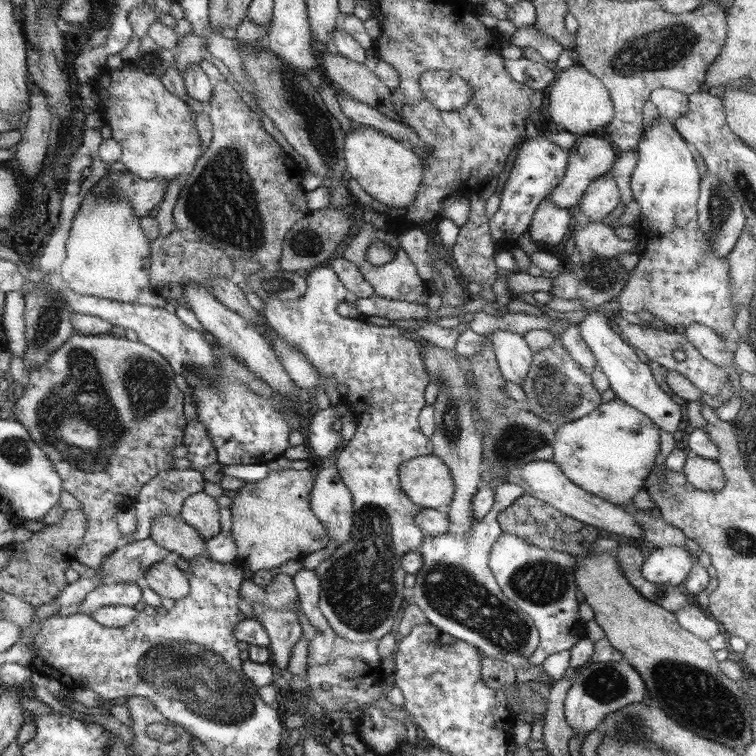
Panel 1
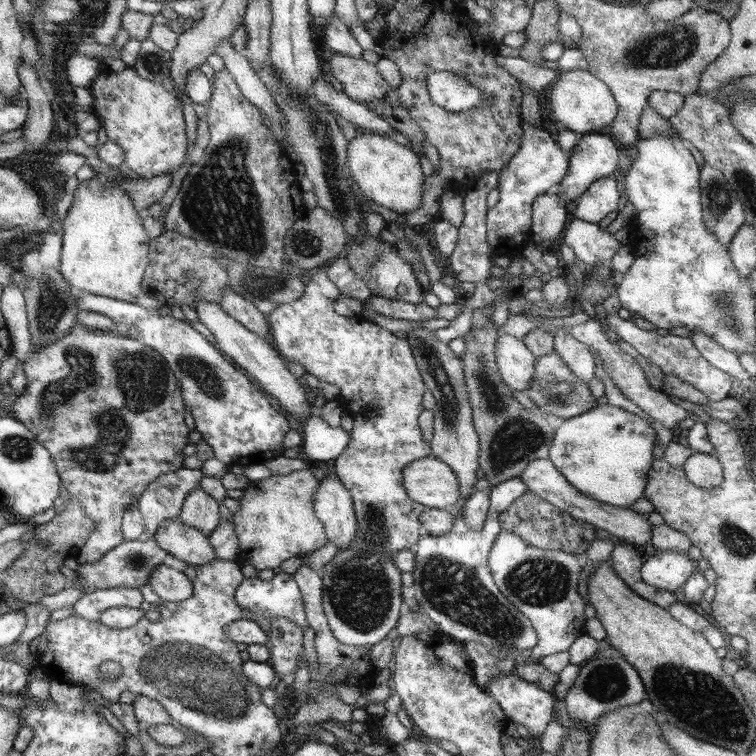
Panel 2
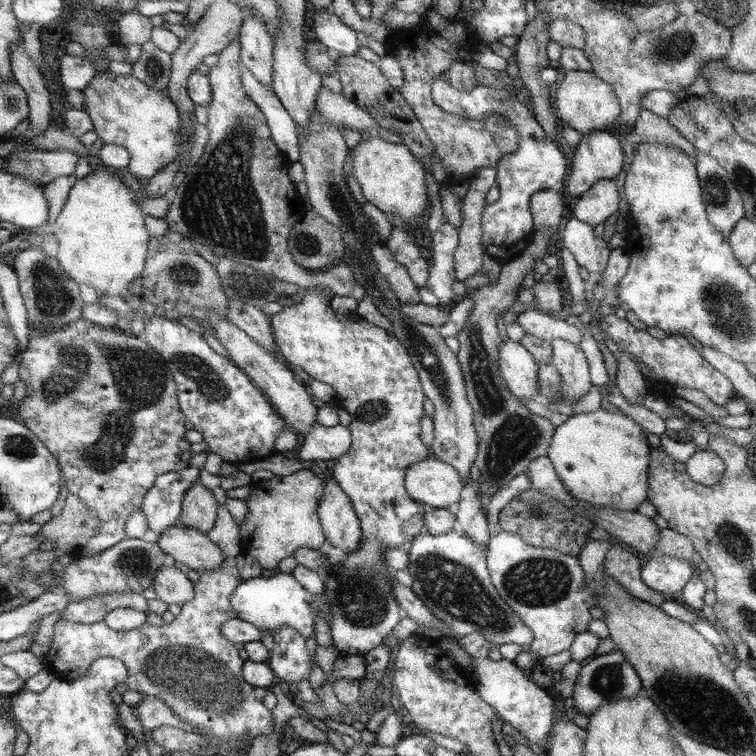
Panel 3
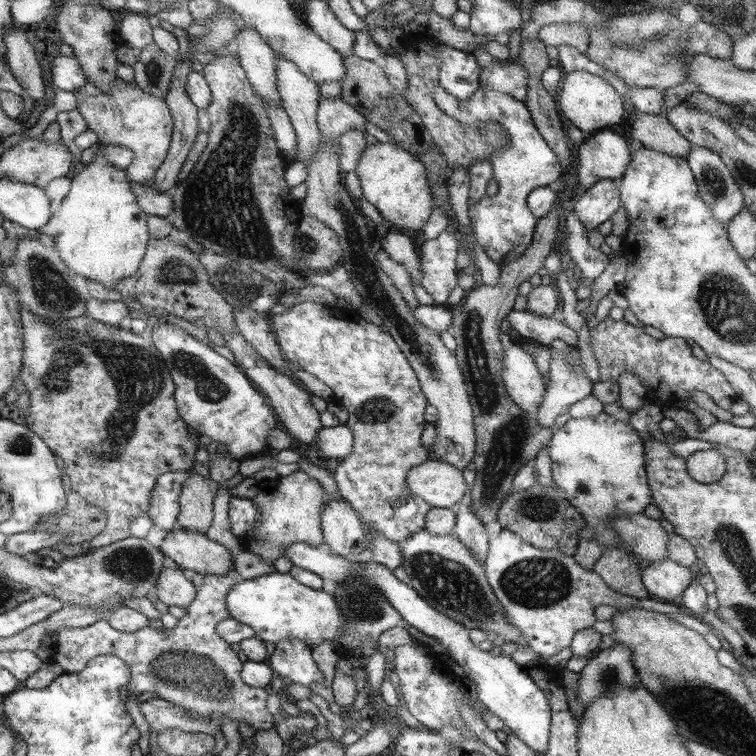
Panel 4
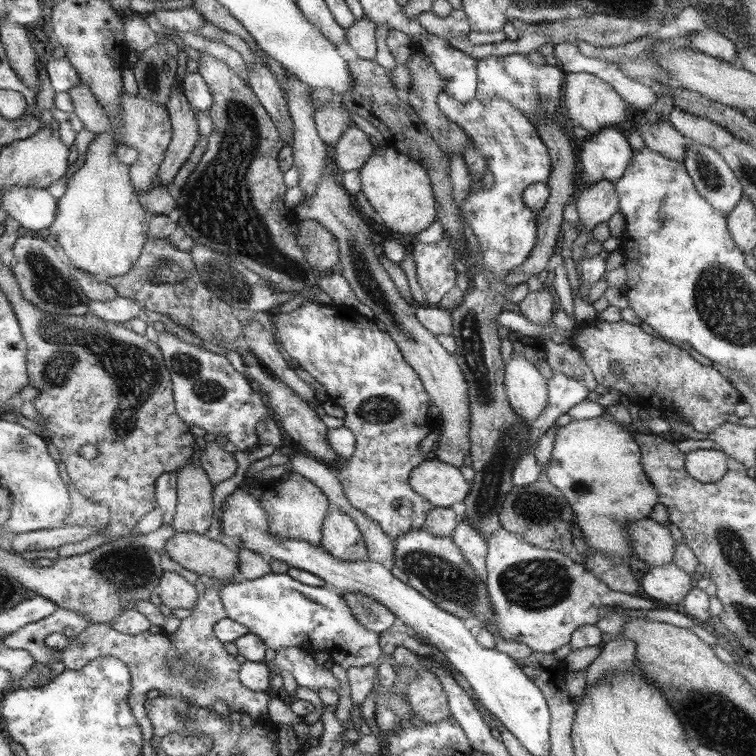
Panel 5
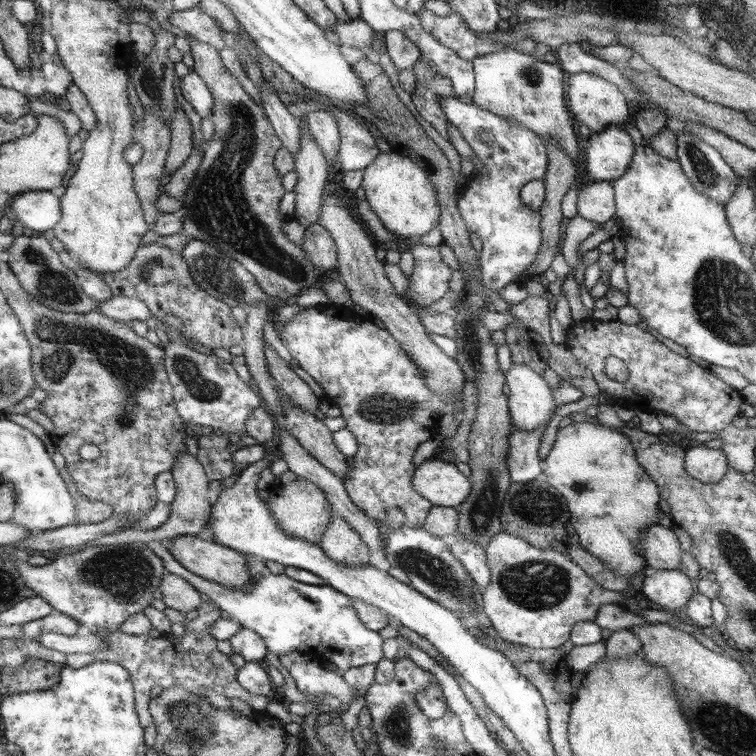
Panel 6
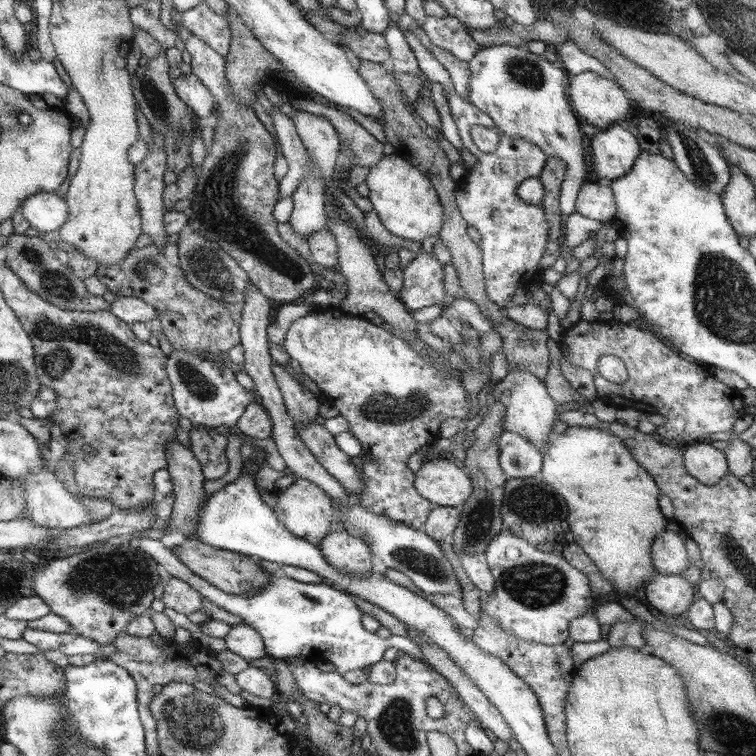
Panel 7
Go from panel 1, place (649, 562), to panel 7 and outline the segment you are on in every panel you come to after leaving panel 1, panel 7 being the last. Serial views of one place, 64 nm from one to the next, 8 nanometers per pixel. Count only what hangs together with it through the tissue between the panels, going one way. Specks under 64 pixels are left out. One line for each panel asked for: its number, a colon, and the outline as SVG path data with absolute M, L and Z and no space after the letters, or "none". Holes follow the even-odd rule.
2: M659 552L649 556L641 566L641 578L649 586L659 590L677 590L695 570L695 564L687 554Z
3: M653 556L641 566L641 580L651 590L657 590L665 596L681 592L683 586L697 574L693 562L683 562L669 556Z
4: M659 560L641 570L641 584L661 602L671 602L693 582L695 570L687 570L671 560Z
5: M661 564L649 568L647 574L641 576L643 596L661 602L661 604L679 604L685 594L693 588L695 576L689 576L685 570L675 564Z
6: M653 570L651 576L643 578L639 592L643 598L659 604L665 612L673 612L677 608L683 608L687 604L687 600L691 598L691 594L695 594L695 580L691 580L687 574L683 574L679 570Z
7: M657 572L653 574L651 580L645 582L645 590L643 592L645 592L645 600L653 608L657 608L665 618L671 618L671 620L677 614L687 612L691 602L695 602L695 596L697 596L695 586L691 582L687 582L687 578L683 578L683 574L657 574Z

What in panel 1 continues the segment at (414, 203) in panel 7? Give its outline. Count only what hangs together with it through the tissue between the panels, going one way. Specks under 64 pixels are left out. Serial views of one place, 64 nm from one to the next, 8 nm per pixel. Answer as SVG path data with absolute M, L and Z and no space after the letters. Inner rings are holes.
M353 124L353 128L347 132L347 138L343 138L343 158L347 160L349 176L357 180L359 186L371 198L391 208L403 208L403 210L415 202L419 184L423 180L421 162L407 144L401 144L399 140L383 134L381 130L375 130L373 126Z

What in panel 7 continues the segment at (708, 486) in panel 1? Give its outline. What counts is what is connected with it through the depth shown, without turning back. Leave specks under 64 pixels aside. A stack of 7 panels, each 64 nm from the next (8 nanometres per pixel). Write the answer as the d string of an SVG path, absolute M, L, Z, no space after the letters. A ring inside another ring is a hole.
M693 442L683 448L683 466L687 476L703 486L715 486L729 472L723 450L715 450L709 442Z

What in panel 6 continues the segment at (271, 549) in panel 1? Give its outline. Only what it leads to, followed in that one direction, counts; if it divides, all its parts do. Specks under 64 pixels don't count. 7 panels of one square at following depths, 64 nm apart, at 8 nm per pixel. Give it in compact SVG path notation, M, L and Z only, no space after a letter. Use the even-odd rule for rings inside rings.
M297 478L289 484L279 484L275 482L269 490L267 490L267 500L265 500L267 508L271 510L277 526L291 538L297 538L297 540L303 540L303 542L309 542L309 544L315 544L319 546L319 542L323 542L323 536L325 530L327 530L327 524L331 522L331 518L335 516L333 514L333 506L329 504L325 492L321 488L317 488L315 484L303 480L303 478Z

